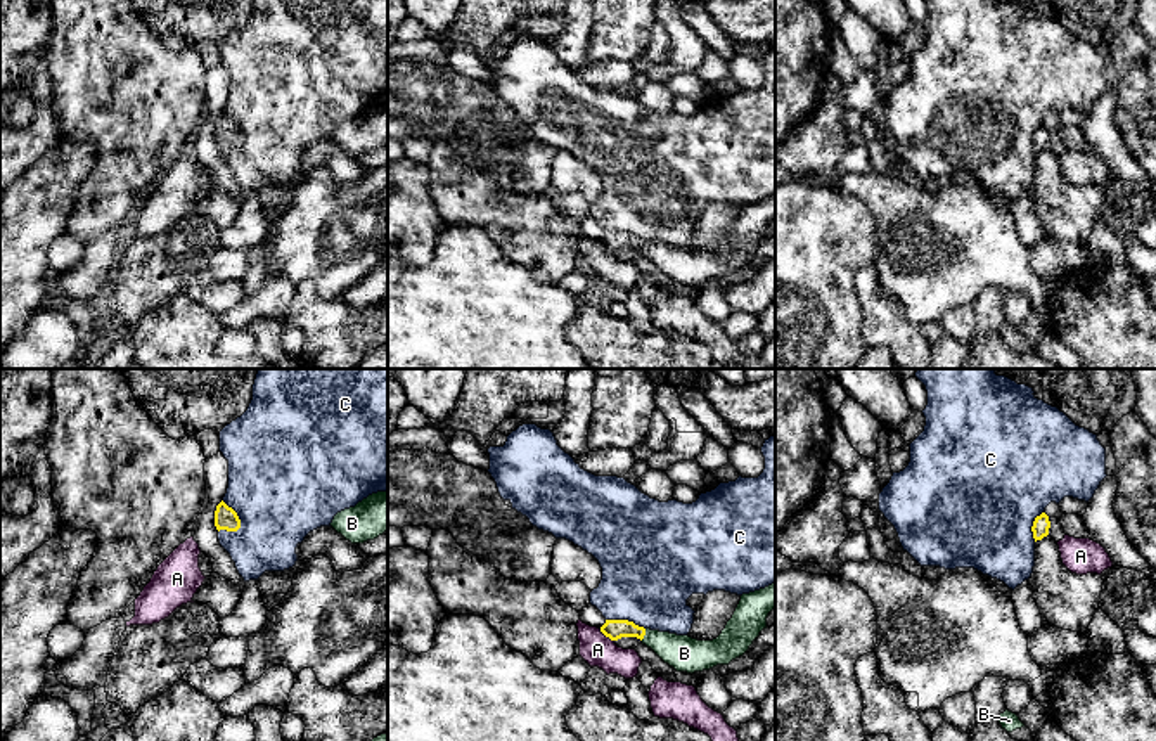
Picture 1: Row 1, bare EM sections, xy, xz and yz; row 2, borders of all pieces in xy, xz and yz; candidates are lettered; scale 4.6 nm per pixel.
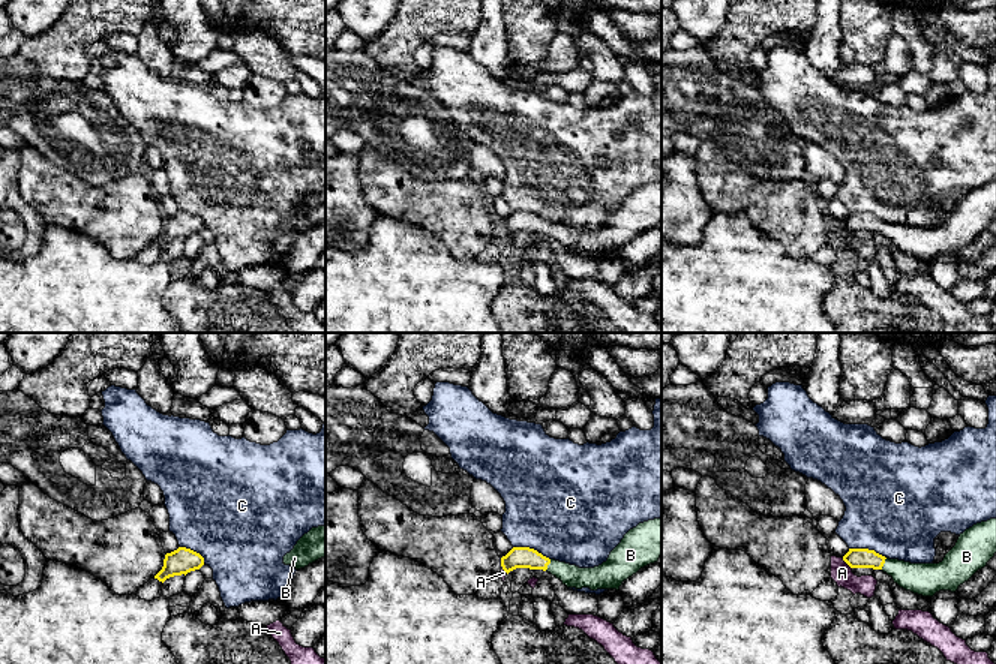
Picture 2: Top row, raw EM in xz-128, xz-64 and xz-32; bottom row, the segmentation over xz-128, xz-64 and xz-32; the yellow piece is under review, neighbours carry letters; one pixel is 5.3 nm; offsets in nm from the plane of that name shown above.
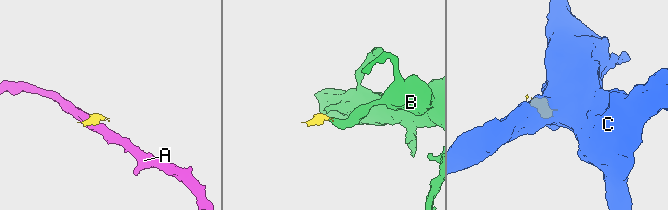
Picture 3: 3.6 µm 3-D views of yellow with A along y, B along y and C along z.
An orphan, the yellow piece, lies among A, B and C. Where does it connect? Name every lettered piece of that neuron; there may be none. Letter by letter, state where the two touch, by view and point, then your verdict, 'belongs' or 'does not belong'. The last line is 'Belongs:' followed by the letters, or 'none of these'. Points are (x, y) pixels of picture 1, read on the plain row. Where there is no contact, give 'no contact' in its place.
A: contact xz (606, 248); does not belong
B: contact xz (644, 246); belongs
C: contact xy (237, 128); does not belong
Belongs: B

